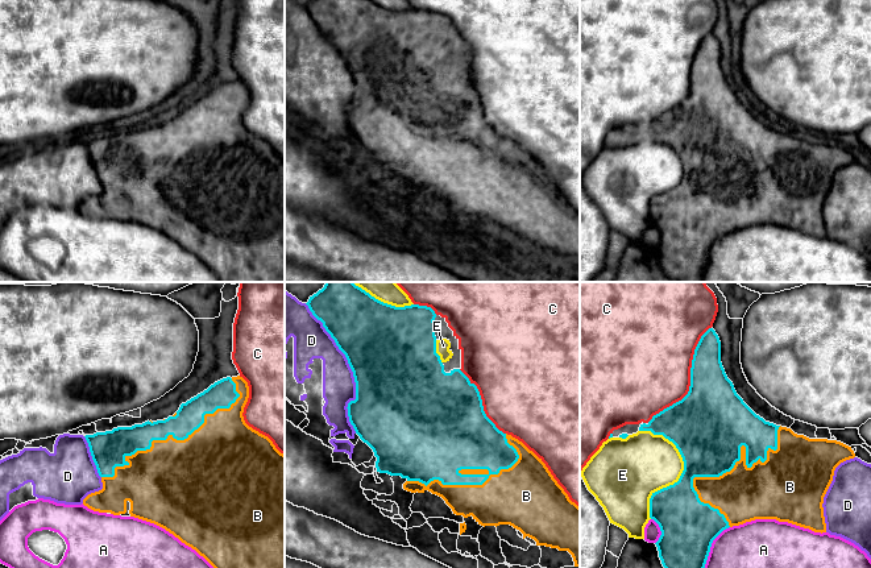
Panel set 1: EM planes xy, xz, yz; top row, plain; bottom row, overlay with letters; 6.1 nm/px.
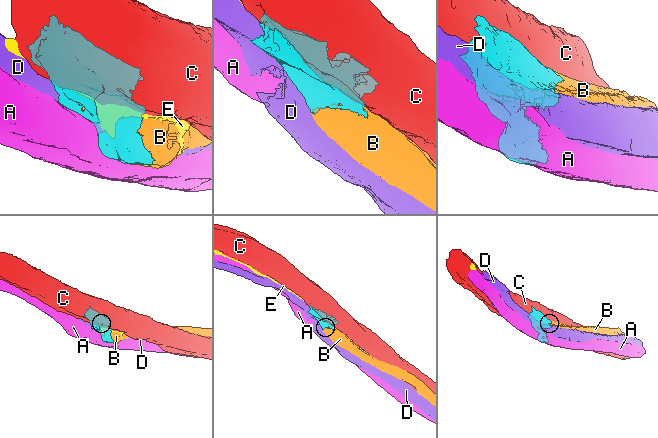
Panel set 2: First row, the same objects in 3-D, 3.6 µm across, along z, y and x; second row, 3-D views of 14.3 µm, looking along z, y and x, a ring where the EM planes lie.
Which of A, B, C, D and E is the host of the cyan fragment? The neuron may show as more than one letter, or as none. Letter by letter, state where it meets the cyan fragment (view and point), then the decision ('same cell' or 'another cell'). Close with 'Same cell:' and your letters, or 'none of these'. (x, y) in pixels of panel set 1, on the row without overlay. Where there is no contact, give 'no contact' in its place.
A: yz (709, 256) | another cell
B: yz (734, 169) | same cell
C: yz (691, 85) | another cell
D: xz (351, 73) | another cell
E: yz (684, 174) | another cell
Same cell: B

